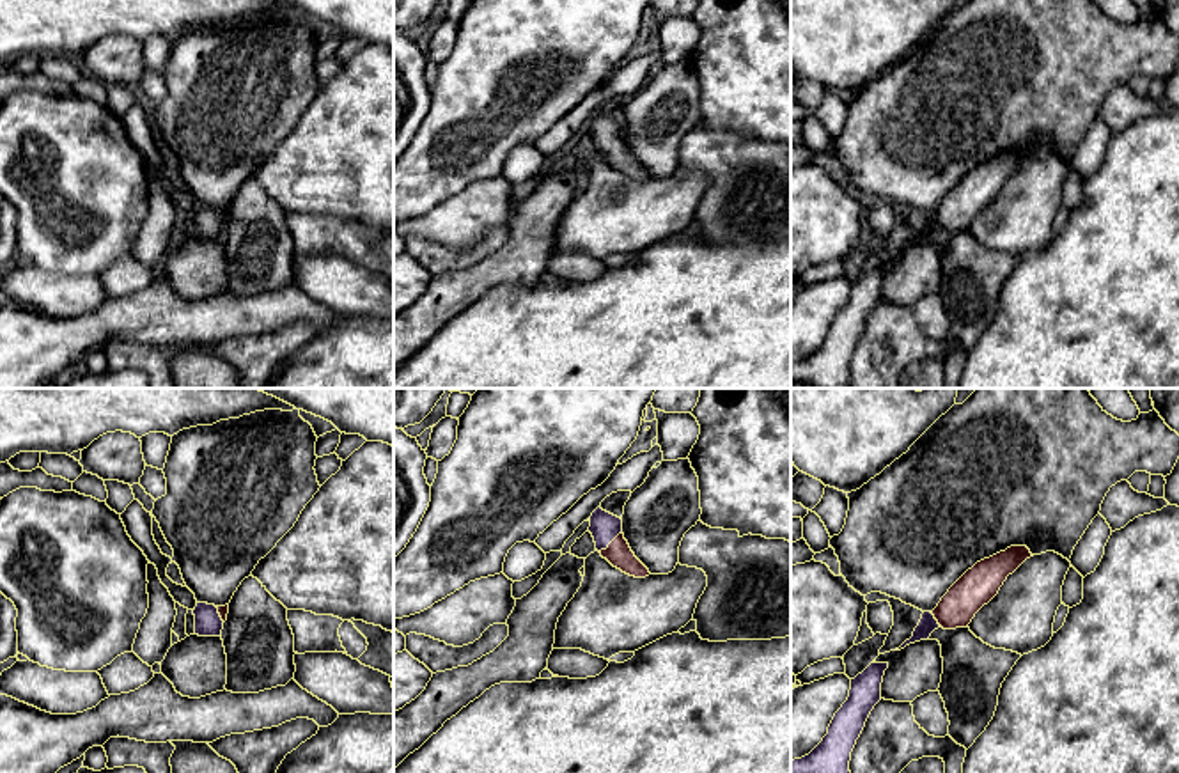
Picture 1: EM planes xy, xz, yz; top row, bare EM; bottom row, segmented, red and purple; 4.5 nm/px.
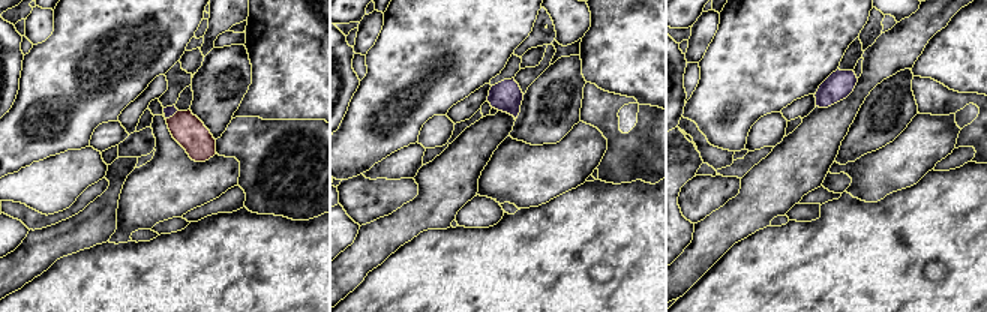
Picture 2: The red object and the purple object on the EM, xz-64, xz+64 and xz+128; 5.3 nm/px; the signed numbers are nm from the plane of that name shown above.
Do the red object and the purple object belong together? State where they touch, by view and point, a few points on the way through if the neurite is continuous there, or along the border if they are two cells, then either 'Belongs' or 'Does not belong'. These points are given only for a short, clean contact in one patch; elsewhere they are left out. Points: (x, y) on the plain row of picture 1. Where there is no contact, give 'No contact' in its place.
Touches red at xz (610, 146). Path across: xz (619, 156), (610, 146), (605, 130). Belongs

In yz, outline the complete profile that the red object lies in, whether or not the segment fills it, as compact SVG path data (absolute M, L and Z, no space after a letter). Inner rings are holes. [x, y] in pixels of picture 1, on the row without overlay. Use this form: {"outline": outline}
{"outline": "M1011 149L1005 154L977 165L949 191L933 215L922 216L913 239L895 254L927 243L938 230L968 230L975 216L998 197L1007 179L1030 160L1034 158L1027 149Z"}

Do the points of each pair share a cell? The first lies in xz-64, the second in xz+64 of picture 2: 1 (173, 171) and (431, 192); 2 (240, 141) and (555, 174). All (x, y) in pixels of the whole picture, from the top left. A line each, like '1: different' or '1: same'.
1: different
2: different

